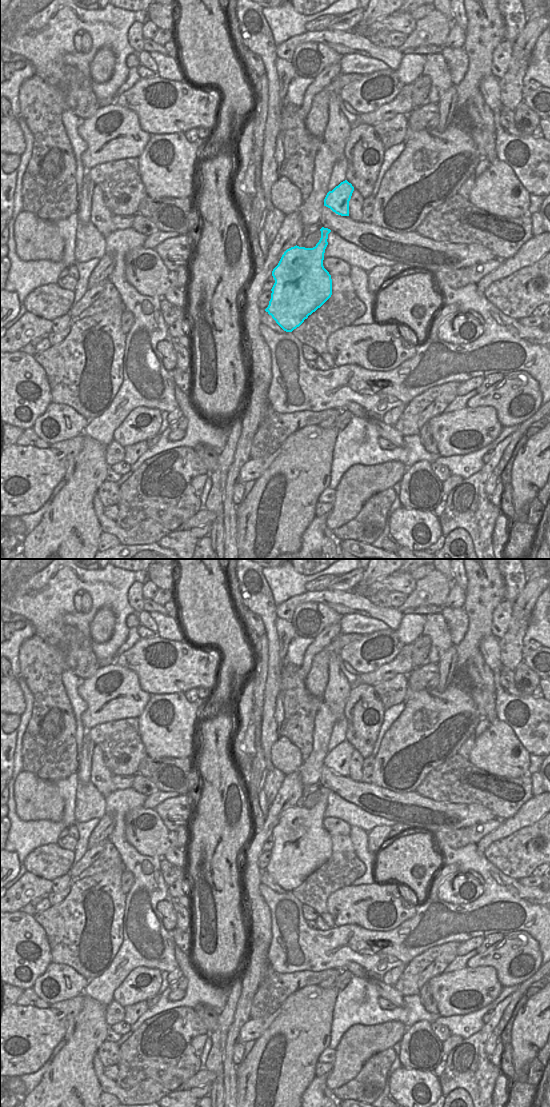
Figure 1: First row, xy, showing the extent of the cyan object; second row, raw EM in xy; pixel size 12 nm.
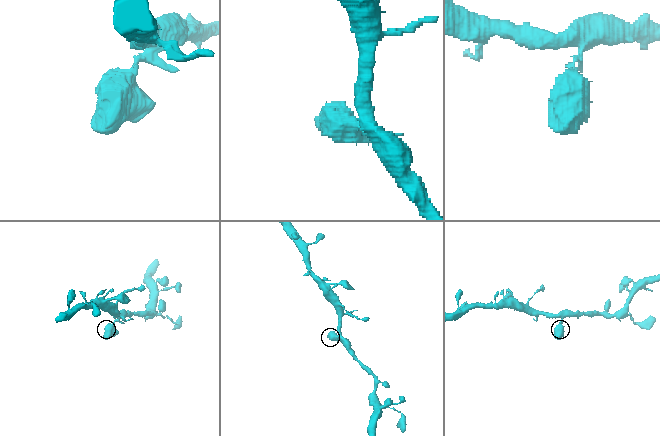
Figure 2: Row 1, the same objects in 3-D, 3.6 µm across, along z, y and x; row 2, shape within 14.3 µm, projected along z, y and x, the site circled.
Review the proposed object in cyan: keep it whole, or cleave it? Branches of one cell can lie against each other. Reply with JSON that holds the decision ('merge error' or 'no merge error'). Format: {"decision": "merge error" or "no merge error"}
{"decision": "no merge error"}

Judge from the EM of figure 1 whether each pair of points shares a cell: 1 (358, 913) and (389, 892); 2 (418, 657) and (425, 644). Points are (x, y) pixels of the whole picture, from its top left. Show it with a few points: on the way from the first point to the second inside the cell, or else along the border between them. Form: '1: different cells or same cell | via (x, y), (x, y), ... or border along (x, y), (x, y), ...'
1: same cell | via (366, 906), (381, 900)
2: same cell | via (419, 654), (422, 647)

